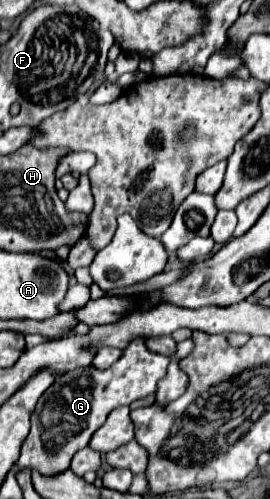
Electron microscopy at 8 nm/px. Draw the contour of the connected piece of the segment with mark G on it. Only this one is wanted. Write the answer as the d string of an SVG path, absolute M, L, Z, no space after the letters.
M136 337L126 347L122 357L114 365L110 365L110 369L94 369L92 365L88 365L88 367L78 367L78 369L68 371L66 375L58 377L50 385L50 389L46 389L44 395L38 399L36 411L32 413L32 429L22 445L22 453L20 453L16 467L18 469L38 469L42 475L54 475L54 473L66 471L70 467L72 455L88 445L92 433L106 421L106 417L112 409L116 409L120 405L130 405L132 401L148 397L148 395L156 395L158 381L166 377L168 365L170 365L168 357L150 353L150 349L146 349L146 339Z

